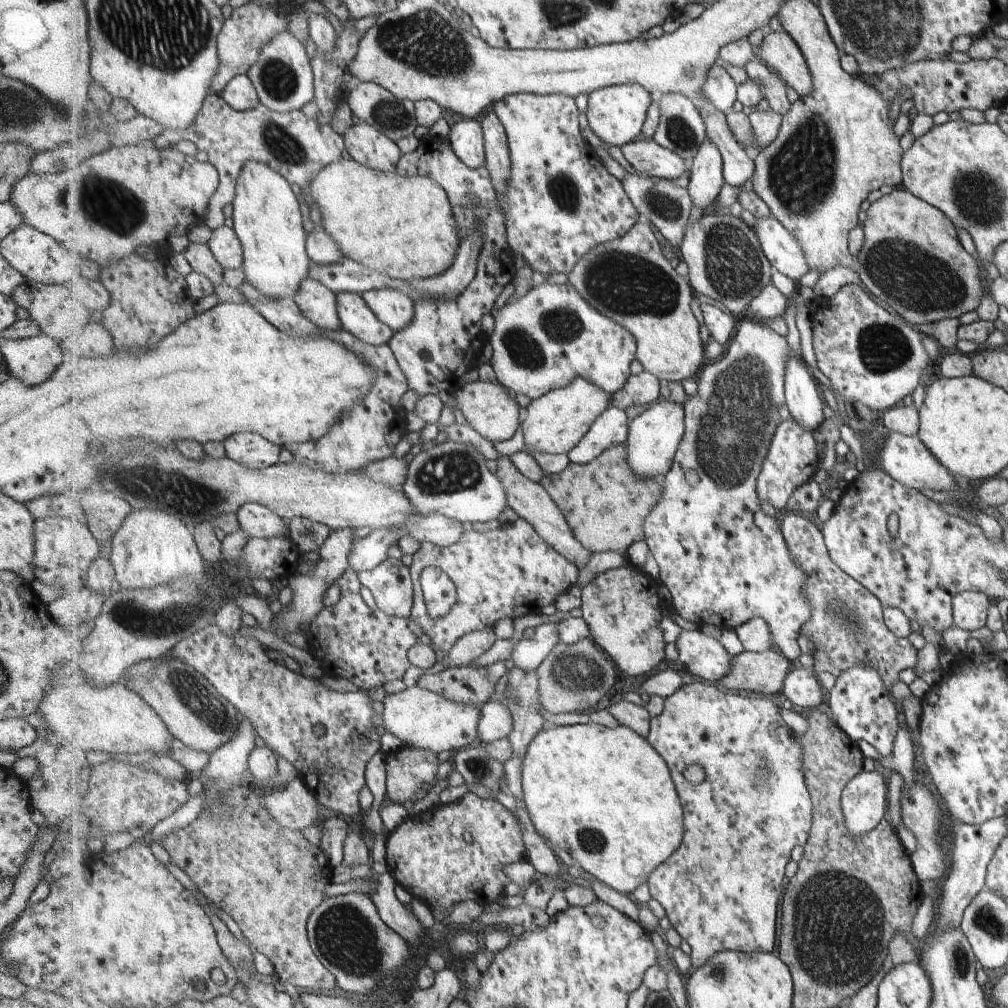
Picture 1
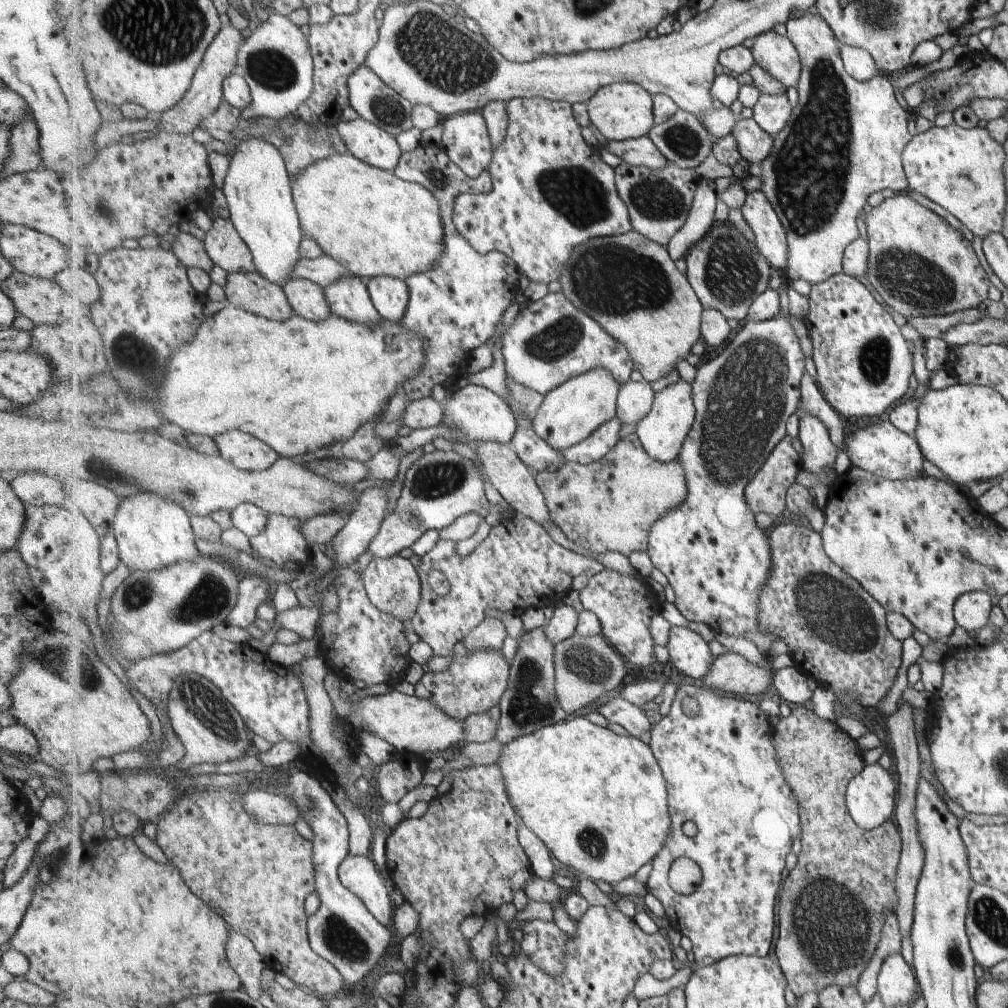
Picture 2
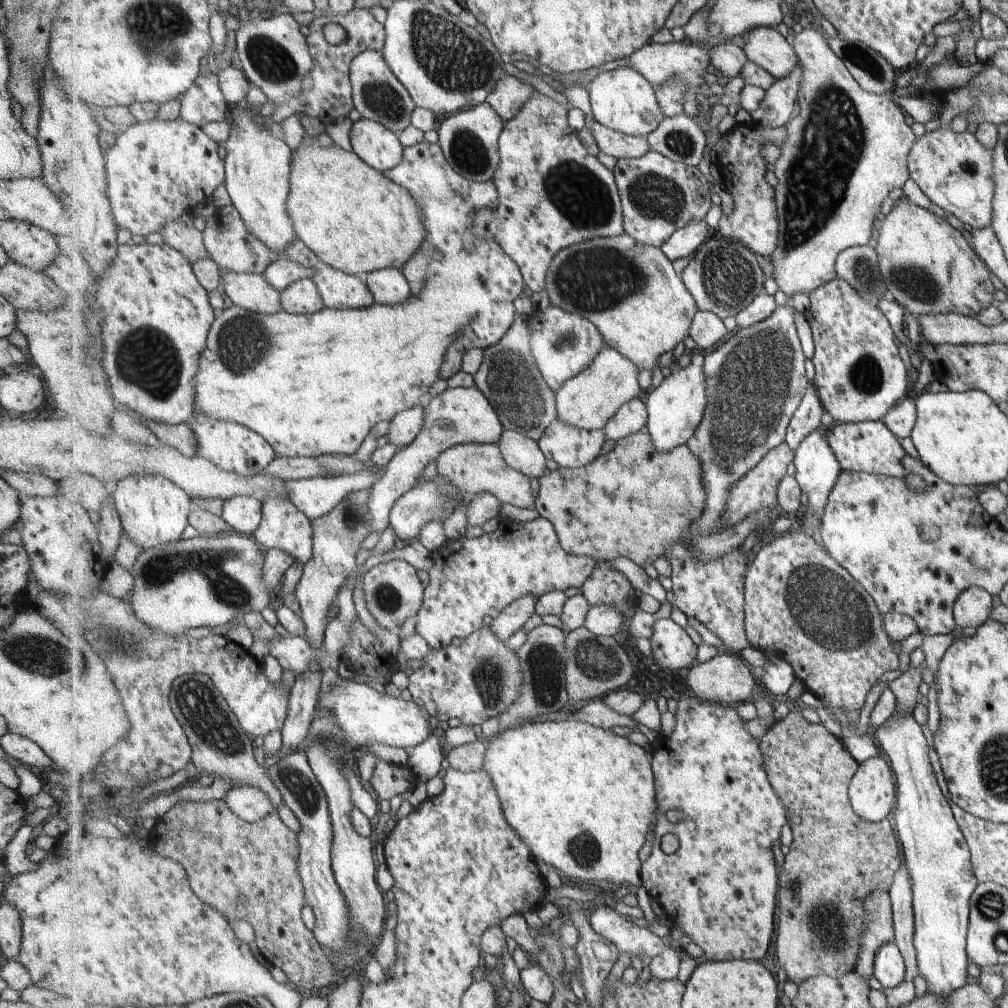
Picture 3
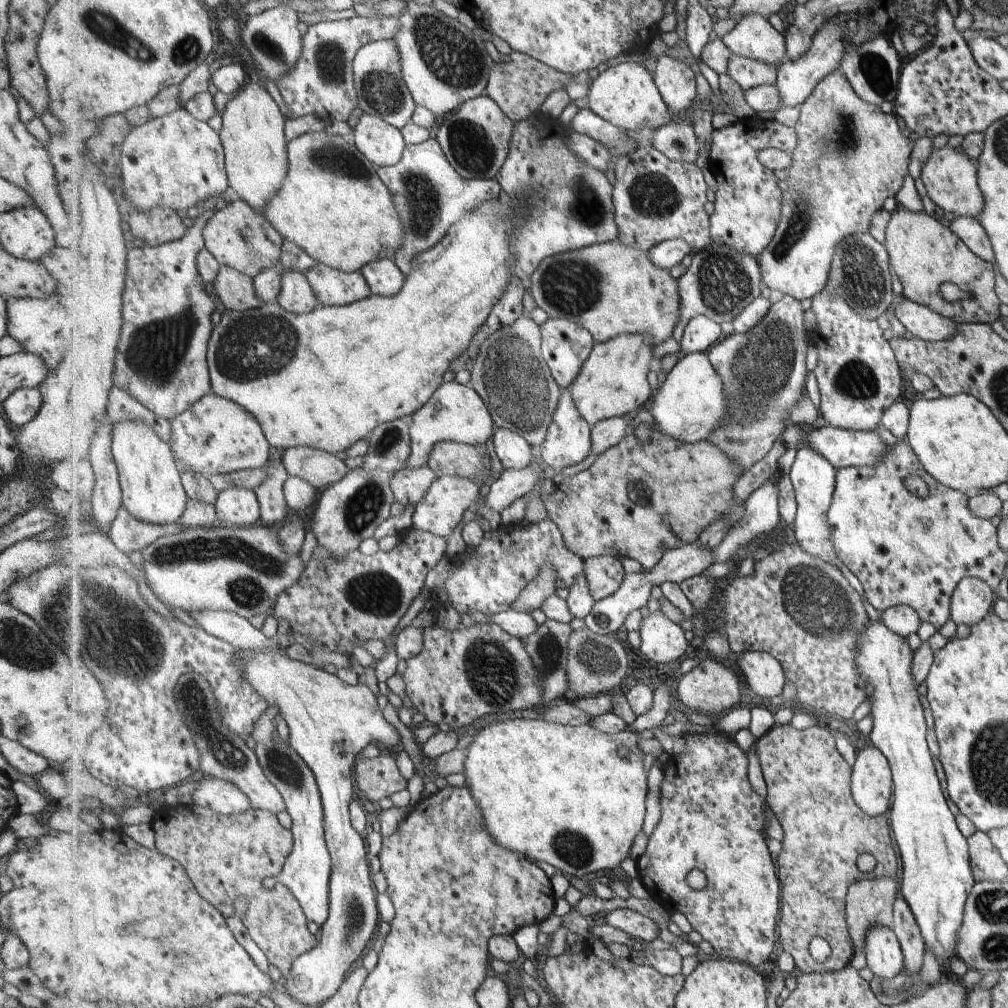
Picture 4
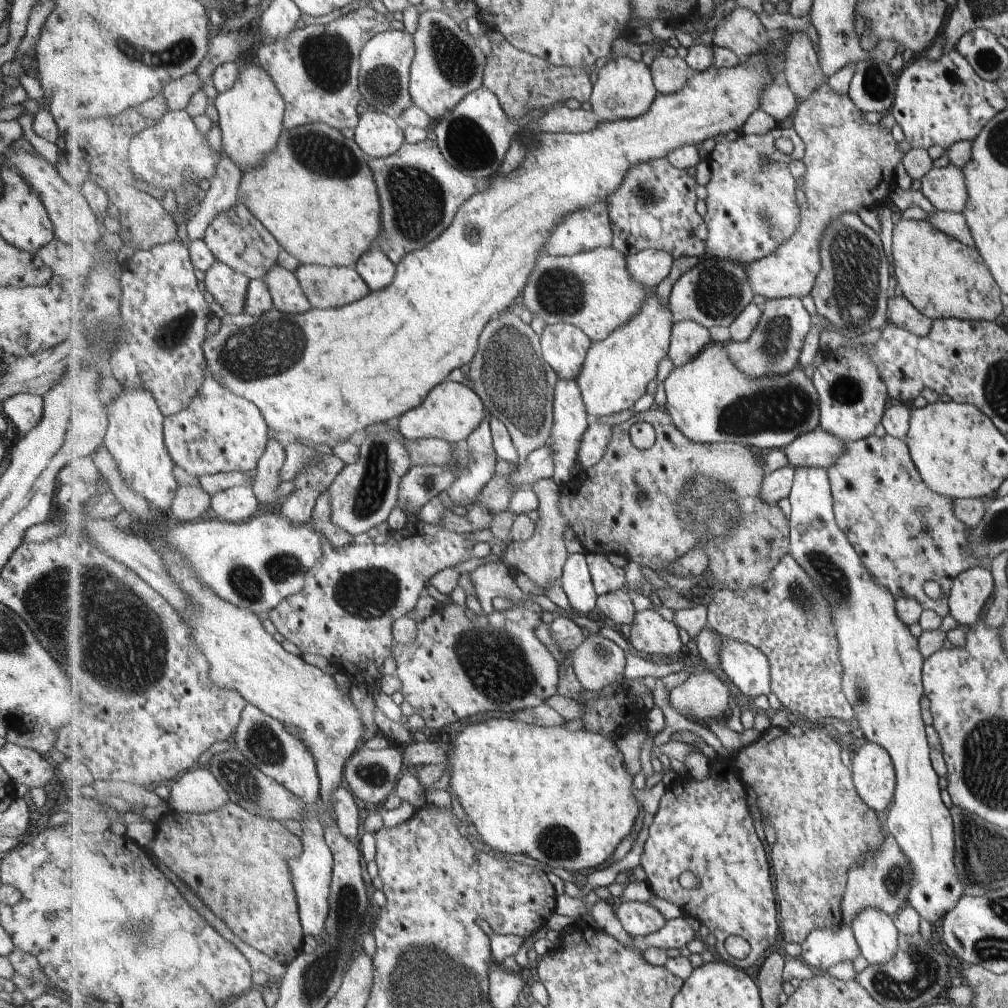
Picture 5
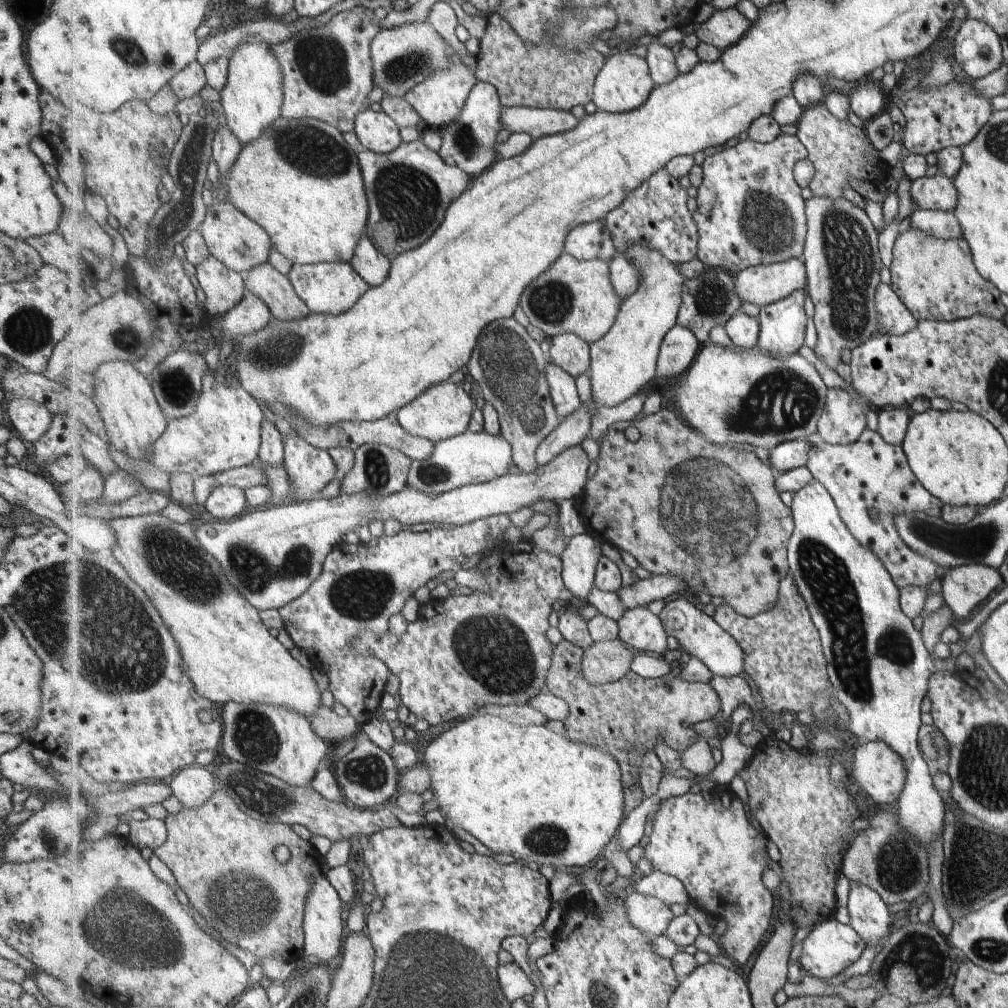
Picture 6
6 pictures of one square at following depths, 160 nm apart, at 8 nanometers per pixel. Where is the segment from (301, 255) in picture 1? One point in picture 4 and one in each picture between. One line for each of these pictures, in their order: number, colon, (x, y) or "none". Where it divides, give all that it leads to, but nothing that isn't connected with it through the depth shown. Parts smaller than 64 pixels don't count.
2: (258, 191)
3: (258, 165)
4: (253, 132)

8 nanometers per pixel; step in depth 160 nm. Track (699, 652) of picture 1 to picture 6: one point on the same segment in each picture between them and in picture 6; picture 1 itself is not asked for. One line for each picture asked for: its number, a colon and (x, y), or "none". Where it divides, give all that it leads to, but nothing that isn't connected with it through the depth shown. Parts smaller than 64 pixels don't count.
2: (689, 653)
3: (672, 647)
4: (662, 640)
5: (652, 633)
6: (639, 627)

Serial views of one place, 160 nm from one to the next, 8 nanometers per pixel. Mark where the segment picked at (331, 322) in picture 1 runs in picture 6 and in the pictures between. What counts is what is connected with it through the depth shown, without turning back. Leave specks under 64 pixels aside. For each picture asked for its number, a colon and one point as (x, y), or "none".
2: (308, 299)
3: (303, 297)
4: (297, 296)
5: (288, 295)
6: (278, 292)

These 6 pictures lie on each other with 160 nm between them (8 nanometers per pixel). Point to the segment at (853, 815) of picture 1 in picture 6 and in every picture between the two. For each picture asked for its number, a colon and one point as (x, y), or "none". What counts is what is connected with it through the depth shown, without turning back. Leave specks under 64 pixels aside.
2: (871, 795)
3: (873, 791)
4: (873, 787)
5: (874, 771)
6: (881, 771)

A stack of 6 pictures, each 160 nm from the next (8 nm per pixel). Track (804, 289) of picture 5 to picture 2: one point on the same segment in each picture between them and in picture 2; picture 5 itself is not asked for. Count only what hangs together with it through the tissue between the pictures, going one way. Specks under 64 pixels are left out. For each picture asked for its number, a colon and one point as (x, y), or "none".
2: (840, 127)
3: (847, 150)
4: (851, 157)

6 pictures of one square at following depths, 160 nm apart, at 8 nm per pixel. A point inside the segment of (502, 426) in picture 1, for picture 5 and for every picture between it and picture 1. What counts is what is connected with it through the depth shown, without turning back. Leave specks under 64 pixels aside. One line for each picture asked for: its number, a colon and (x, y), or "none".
2: (479, 414)
3: (458, 416)
4: (456, 412)
5: (451, 412)

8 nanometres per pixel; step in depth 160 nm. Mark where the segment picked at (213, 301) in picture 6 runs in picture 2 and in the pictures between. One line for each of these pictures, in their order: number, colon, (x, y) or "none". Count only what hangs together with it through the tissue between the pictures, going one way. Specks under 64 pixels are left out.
2: (252, 291)
3: (251, 291)
4: (236, 290)
5: (229, 288)

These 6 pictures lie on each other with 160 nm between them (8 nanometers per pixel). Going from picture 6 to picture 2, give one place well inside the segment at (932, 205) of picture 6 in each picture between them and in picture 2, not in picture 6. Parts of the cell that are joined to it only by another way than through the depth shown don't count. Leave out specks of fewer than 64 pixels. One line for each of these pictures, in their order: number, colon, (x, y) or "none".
2: (961, 170)
3: (953, 170)
4: (948, 177)
5: (944, 188)

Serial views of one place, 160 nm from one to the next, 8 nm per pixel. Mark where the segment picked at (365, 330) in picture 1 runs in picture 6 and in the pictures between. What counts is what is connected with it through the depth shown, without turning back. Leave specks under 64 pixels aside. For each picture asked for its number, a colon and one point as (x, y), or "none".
2: (349, 297)
3: (340, 289)
4: (333, 287)
5: (327, 287)
6: (328, 288)

